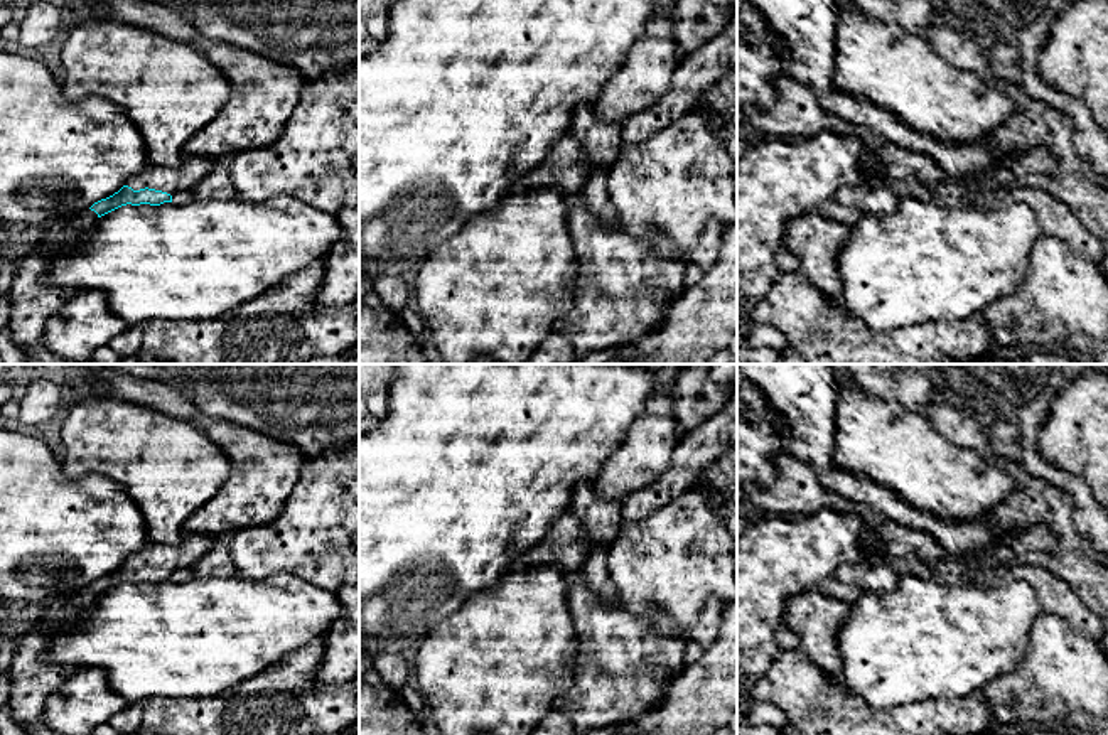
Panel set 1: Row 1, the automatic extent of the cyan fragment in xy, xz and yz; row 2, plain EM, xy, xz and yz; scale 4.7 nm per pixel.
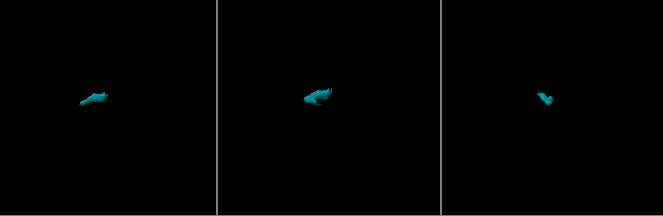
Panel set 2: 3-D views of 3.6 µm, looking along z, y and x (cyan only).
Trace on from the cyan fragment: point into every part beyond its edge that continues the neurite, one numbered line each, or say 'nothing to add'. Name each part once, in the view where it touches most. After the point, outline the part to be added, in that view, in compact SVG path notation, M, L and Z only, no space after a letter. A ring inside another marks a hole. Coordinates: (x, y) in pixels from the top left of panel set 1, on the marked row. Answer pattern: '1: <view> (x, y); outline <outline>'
1: xy (171, 181); outline M182 158L177 169L160 169L155 165L147 165L142 172L132 175L125 185L133 190L155 189L167 194L175 194L184 189L191 189L201 177L209 174L219 162L226 160L209 160L209 158Z
2: xy (32, 300); outline M88 209L61 229L37 234L34 246L19 255L19 275L8 290L12 314L7 324L17 346L27 347L37 342L44 322L79 293L76 288L47 285L44 270L64 244L88 234L96 221L98 214Z

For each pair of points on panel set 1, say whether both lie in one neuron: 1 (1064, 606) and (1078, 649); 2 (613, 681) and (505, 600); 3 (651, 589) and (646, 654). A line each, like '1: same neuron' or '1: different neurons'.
1: different neurons
2: different neurons
3: different neurons

